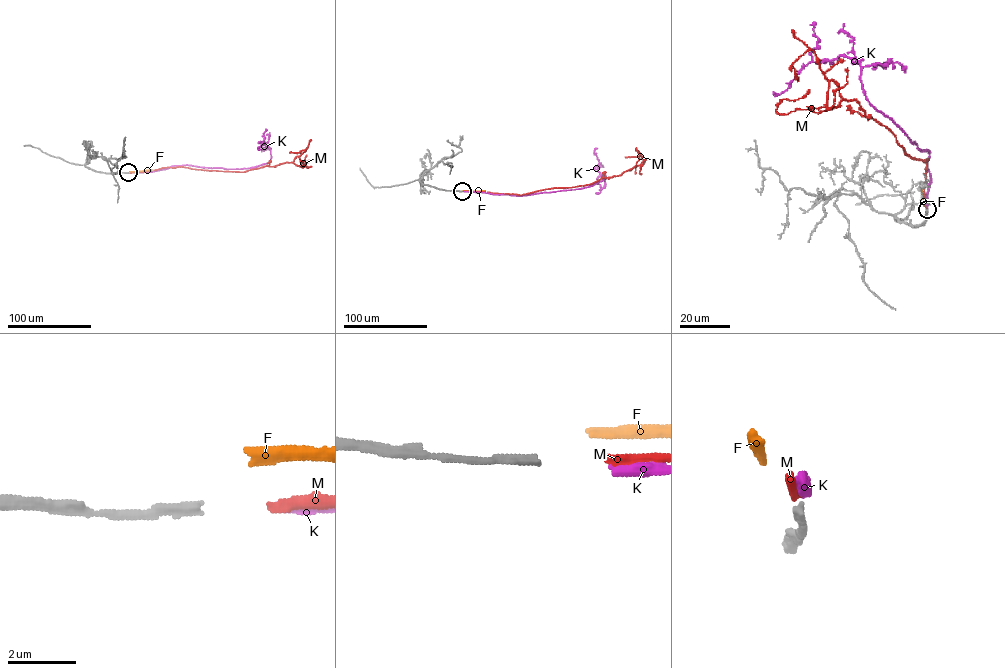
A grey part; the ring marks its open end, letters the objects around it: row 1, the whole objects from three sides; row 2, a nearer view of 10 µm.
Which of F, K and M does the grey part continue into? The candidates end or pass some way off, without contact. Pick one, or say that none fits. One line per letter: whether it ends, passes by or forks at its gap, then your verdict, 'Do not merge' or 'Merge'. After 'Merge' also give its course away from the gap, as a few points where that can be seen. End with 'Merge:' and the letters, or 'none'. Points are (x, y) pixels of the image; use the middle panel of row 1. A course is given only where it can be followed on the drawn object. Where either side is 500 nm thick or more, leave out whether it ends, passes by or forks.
F: It ends there. Do not merge
K: It ends there. Merge. Its course: (463, 191), (523, 196), (588, 187), (605, 178), (598, 170), (599, 161), (594, 152), (597, 148)
M: It ends there. Do not merge
Merge: K

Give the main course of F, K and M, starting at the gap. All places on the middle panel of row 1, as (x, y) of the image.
F: (463, 190), (485, 191)
K: (463, 191), (523, 196), (588, 187), (605, 178), (598, 170), (599, 161), (594, 152), (597, 148)
M: (463, 191), (521, 195), (590, 184), (633, 168), (639, 159), (636, 148), (644, 160)

